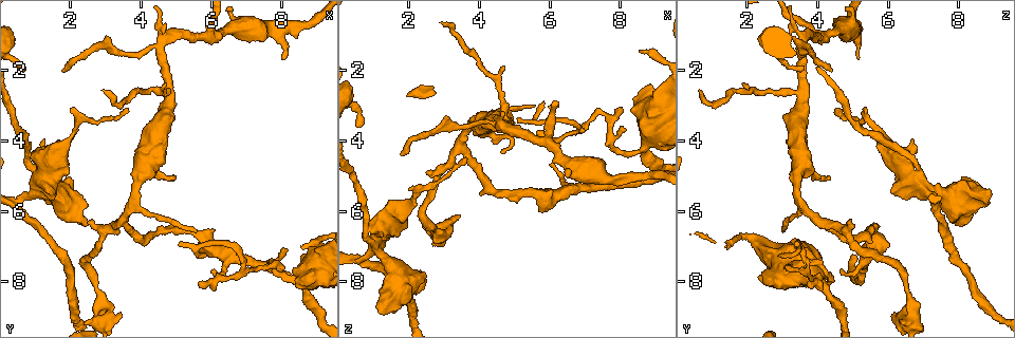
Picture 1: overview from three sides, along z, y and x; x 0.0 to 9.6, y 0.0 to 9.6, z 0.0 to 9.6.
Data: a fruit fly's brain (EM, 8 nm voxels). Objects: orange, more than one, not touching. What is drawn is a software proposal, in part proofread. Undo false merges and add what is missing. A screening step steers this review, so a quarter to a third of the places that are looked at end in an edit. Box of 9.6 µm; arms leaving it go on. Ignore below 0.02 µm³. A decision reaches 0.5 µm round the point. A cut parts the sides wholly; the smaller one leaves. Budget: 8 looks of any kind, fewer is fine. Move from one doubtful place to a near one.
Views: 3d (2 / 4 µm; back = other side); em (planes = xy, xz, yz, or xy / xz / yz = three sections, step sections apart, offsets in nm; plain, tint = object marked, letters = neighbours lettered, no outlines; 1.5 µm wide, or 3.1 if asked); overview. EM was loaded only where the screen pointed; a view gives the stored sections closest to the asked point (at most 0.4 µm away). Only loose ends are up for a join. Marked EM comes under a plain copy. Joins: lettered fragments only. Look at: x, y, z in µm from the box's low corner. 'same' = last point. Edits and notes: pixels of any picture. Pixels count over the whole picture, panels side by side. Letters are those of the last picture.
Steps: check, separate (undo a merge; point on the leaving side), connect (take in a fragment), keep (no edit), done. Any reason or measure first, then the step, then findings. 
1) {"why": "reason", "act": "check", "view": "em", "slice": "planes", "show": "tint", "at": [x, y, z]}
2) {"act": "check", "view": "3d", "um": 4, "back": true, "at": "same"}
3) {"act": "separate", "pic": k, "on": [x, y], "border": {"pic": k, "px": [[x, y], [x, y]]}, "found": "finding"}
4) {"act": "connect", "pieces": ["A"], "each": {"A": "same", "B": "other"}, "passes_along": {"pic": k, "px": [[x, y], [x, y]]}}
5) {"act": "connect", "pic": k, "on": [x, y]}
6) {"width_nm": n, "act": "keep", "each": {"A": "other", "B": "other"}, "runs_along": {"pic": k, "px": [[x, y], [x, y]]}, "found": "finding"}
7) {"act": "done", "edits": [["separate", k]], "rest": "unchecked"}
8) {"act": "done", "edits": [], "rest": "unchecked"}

{"why": "tapers out", "act": "check", "view": "em", "slice": "planes", "show": "letters", "at": [3.00, 1.05, 3.40]}

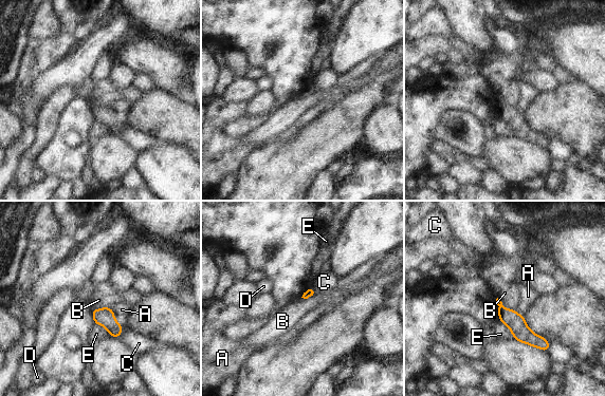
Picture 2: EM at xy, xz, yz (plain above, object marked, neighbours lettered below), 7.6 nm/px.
{"longest_contact_nm": ["E", 190], "act": "keep", "each": {"A": "other", "B": "other", "C": "other", "D": "other", "E": "other"}, "runs_along": {"pic": 2, "px": [[501, 308], [531, 339], [546, 347]]}, "found": "none of them fits"}

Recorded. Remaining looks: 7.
{"why": "a fork", "act": "check", "view": "3d", "um": 4, "back": true, "at": [4.75, 2.60, 3.55]}

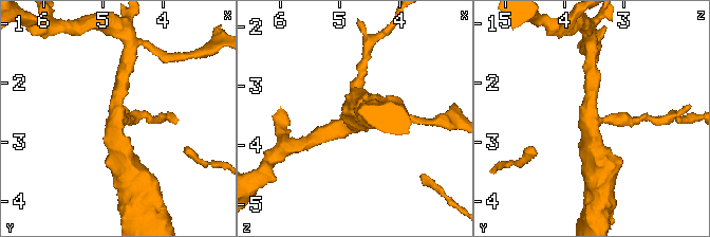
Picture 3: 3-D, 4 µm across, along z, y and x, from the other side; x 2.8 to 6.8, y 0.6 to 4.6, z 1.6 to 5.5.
{"arms": 3, "arm_widths_nm": [170, 220, 400], "act": "check", "view": "em", "slice": "planes", "show": "letters", "at": [4.80, 2.60, 3.55]}

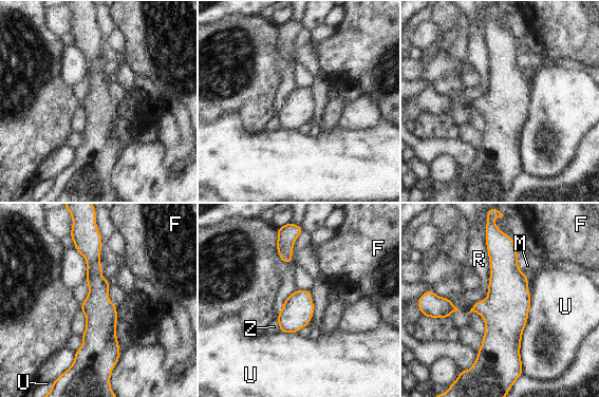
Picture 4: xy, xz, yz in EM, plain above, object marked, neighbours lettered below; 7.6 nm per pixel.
{"width_nm": 240, "act": "keep", "each": {"F": "other", "M": "other", "R": "other", "U": "other", "Z": "other"}, "border": {"pic": 4, "px": [[485, 239], [489, 259], [488, 288]]}, "found": "all the same neuron"}

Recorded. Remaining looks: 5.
{"why": "free end", "act": "check", "view": "em", "slice": "planes", "show": "letters", "at": [5.85, 7.20, 2.90]}

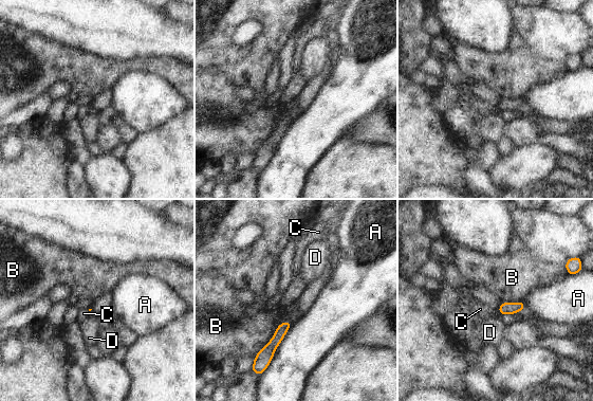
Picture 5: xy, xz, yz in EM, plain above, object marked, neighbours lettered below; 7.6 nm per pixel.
{"act": "keep", "each": {"A": "other", "B": "other", "C": "other", "D": "other"}, "border": {"pic": 5, "px": [[292, 323], [282, 322], [254, 357]]}, "found": "no lettered fragment goes on from it"}

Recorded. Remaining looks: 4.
{"act": "done", "edits": [], "rest": "unchecked"}

